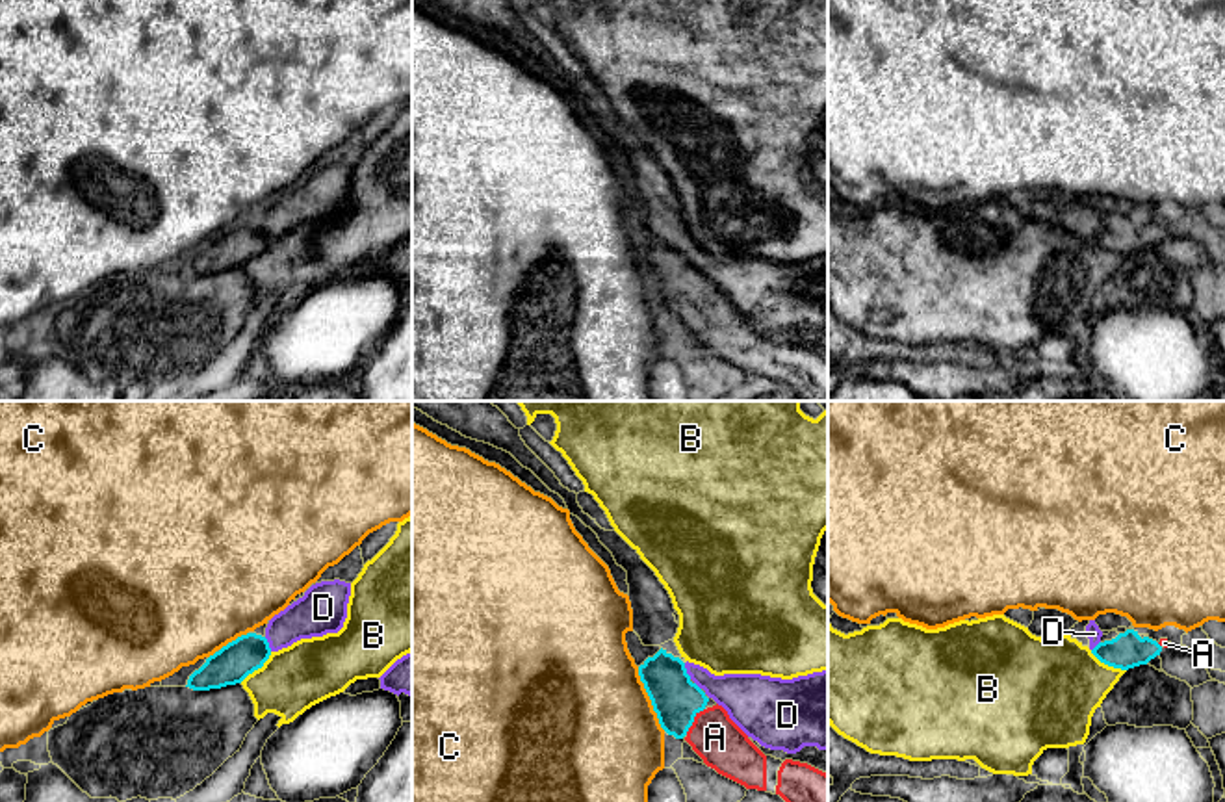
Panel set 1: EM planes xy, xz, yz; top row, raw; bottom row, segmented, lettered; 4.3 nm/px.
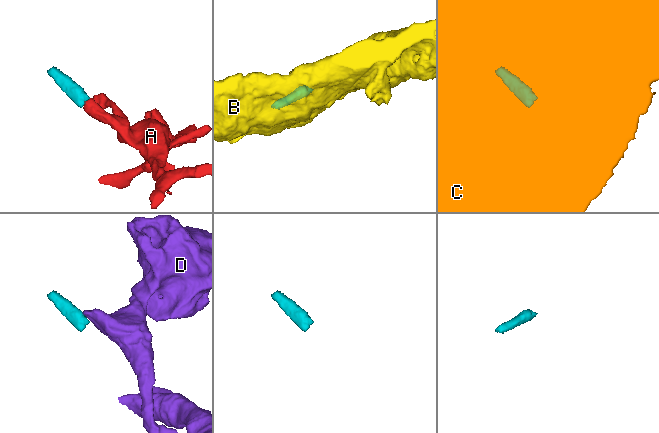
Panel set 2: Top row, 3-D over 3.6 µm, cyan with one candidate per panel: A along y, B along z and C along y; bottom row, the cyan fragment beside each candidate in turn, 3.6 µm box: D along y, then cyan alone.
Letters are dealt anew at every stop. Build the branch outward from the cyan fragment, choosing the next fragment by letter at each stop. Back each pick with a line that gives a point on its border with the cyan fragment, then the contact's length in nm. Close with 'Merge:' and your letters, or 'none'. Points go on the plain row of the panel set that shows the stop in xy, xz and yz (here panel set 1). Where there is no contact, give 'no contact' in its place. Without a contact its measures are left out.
A: xz (693, 305) | 150 nm
Merge: A

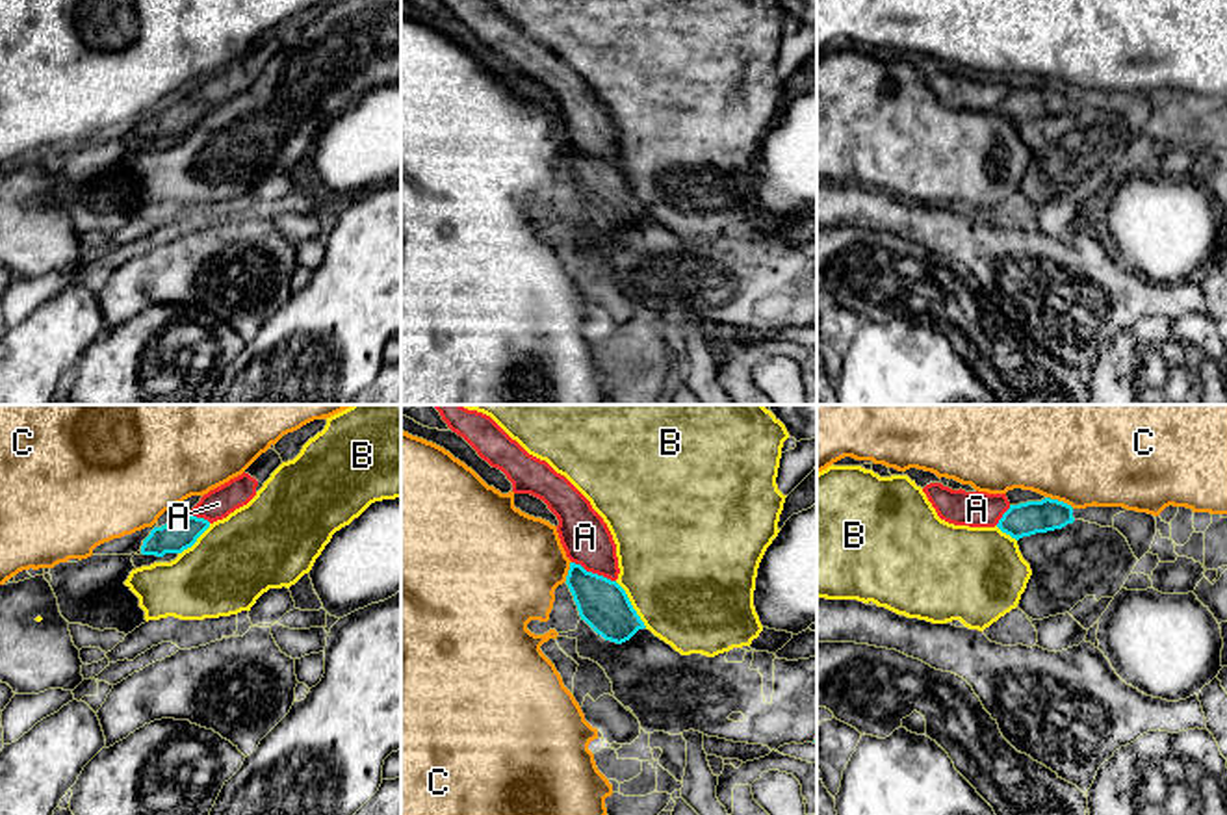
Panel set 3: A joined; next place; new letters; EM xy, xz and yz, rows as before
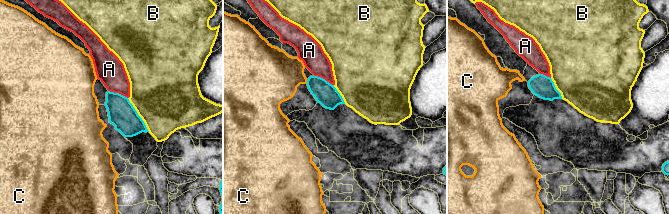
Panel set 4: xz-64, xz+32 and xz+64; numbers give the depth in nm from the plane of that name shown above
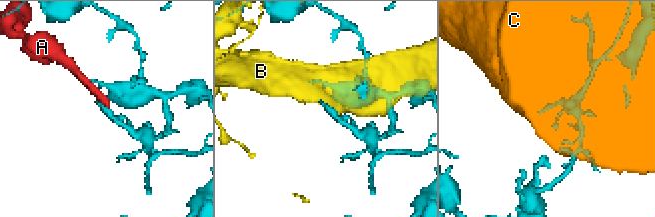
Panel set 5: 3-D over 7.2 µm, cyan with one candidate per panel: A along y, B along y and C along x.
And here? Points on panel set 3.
Merge: none

